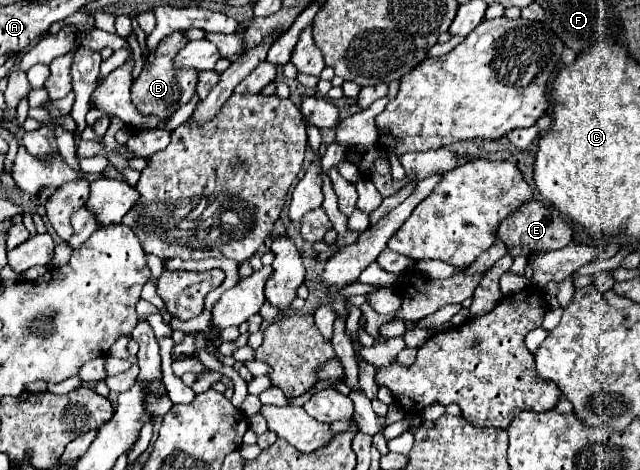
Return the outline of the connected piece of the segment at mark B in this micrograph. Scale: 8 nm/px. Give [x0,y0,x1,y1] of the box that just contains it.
[132,31,198,121]

